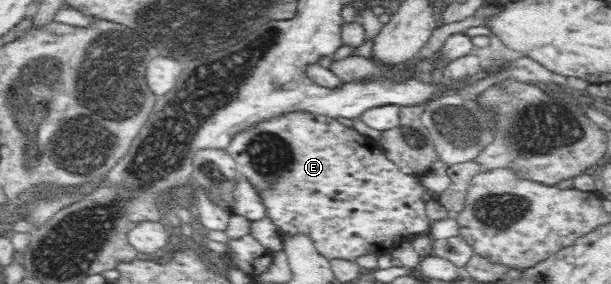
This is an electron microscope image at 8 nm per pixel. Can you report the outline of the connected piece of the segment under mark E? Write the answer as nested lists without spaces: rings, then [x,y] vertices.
[[[291,112],[291,114],[281,116],[281,118],[265,120],[263,123],[255,124],[253,128],[249,128],[247,131],[239,132],[239,135],[235,136],[225,152],[236,162],[236,171],[239,176],[254,188],[256,195],[260,198],[260,203],[264,206],[266,217],[276,227],[276,232],[278,232],[280,238],[291,238],[291,236],[304,234],[304,236],[311,239],[314,249],[329,261],[346,260],[347,262],[355,262],[359,256],[365,256],[365,254],[377,254],[378,251],[385,253],[410,236],[426,234],[430,227],[431,220],[427,216],[426,203],[423,200],[426,188],[417,181],[417,177],[404,173],[399,165],[389,160],[382,152],[380,144],[374,139],[363,137],[355,128],[346,127],[327,116]]]

